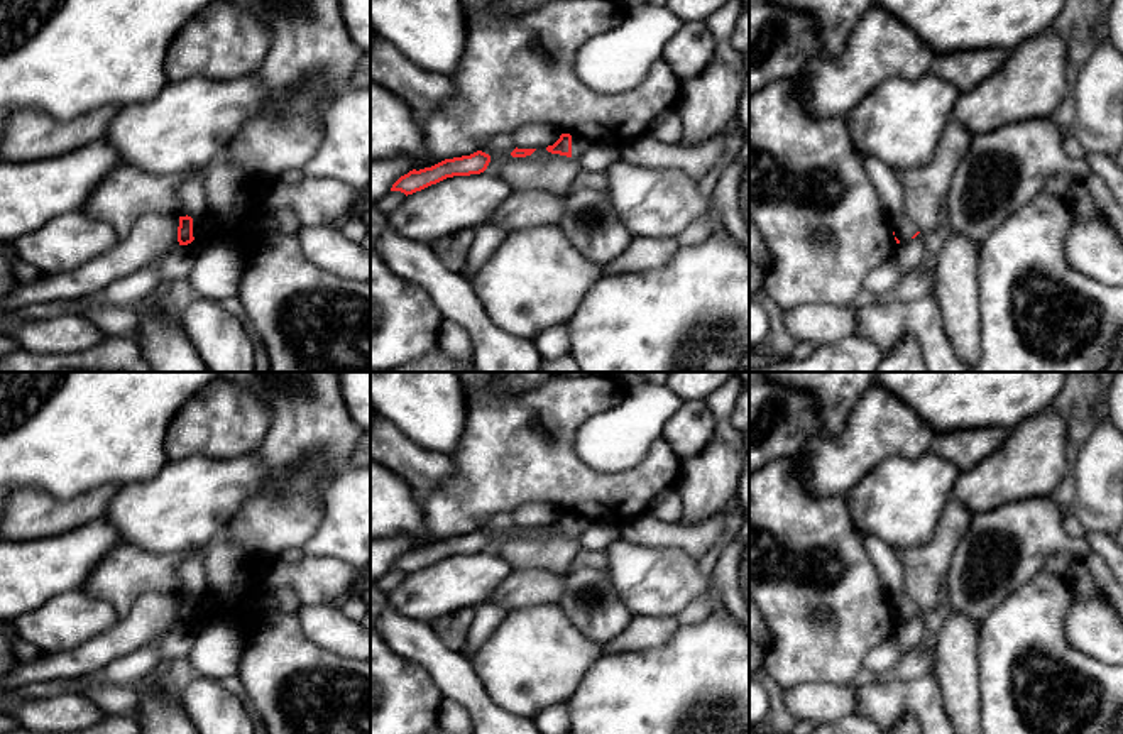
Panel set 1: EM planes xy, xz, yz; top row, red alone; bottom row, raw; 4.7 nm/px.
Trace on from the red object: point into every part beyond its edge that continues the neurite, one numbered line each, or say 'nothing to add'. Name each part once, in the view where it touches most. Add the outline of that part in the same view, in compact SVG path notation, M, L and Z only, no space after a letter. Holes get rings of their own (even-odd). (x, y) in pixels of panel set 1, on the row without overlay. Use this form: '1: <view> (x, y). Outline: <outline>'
nothing to add

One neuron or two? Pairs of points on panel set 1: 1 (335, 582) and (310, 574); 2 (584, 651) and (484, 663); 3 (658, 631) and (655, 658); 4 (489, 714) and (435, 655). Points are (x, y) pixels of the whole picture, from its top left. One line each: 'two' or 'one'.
1: one
2: one
3: two
4: one

